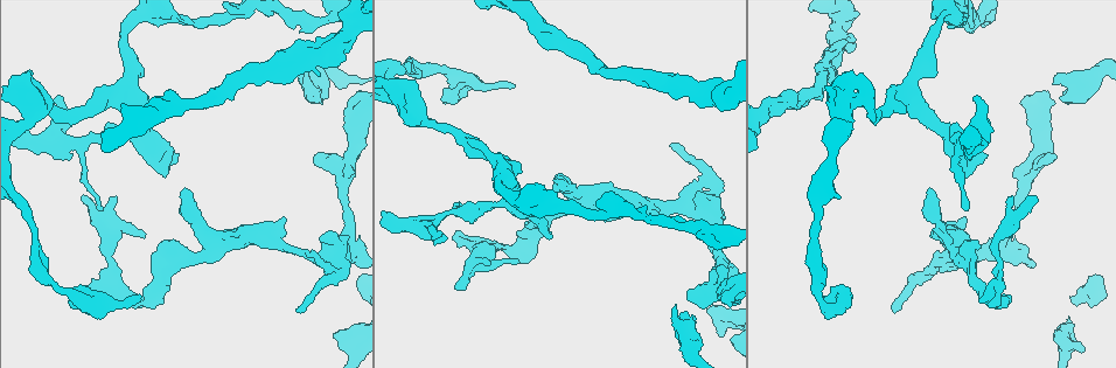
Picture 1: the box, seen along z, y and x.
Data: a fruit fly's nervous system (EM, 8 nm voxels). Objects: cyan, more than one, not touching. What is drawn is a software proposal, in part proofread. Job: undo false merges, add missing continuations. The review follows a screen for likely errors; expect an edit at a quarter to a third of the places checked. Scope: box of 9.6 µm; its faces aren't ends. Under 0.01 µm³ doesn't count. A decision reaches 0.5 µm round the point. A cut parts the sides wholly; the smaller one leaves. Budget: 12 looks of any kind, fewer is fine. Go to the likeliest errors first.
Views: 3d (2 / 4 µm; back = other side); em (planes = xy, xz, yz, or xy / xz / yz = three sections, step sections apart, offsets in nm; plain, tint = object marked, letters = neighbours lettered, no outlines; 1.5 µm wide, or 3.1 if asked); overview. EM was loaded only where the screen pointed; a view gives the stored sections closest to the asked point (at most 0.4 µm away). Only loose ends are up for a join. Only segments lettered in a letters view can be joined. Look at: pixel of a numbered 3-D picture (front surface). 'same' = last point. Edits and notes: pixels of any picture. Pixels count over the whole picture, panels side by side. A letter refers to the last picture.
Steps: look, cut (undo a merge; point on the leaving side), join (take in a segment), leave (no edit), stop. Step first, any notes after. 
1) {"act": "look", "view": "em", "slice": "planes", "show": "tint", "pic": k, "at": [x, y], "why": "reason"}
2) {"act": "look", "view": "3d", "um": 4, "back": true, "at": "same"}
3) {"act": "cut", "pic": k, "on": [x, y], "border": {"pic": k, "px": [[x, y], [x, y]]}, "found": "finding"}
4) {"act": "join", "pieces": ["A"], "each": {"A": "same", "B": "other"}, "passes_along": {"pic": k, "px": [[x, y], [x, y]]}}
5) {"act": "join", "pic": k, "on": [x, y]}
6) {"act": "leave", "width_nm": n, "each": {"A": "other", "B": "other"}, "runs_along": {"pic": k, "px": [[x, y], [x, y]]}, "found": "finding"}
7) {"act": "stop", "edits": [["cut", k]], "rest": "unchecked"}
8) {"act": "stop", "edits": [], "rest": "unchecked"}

{"act": "look", "view": "3d", "um": 2, "back": true, "pic": 1, "at": [300, 83], "why": "branch stops here"}

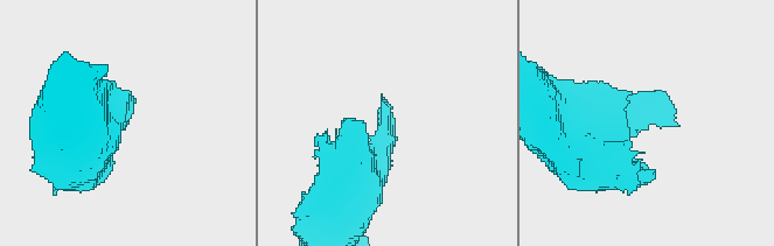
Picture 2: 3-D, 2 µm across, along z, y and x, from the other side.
{"act": "look", "view": "em", "slice": "planes", "show": "letters", "pic": 2, "at": [381, 99], "why": "need the tissue"}

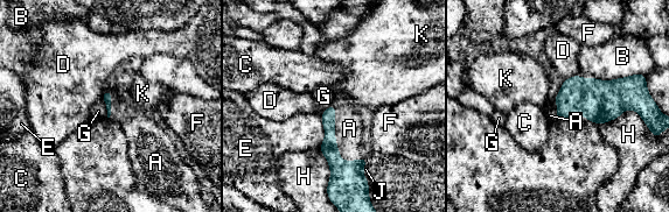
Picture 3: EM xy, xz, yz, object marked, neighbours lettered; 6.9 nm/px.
{"act": "join", "pieces": ["A"], "each": {"A": "same", "B": "other", "C": "other", "D": "other", "E": "other", "F": "other", "G": "other", "H": "other", "J": "other", "K": "other"}, "passes_along": {"pic": 3, "px": [[347, 177], [336, 143], [349, 128]]}, "found": "the cell continues"}

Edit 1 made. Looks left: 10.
{"act": "look", "view": "overview"}

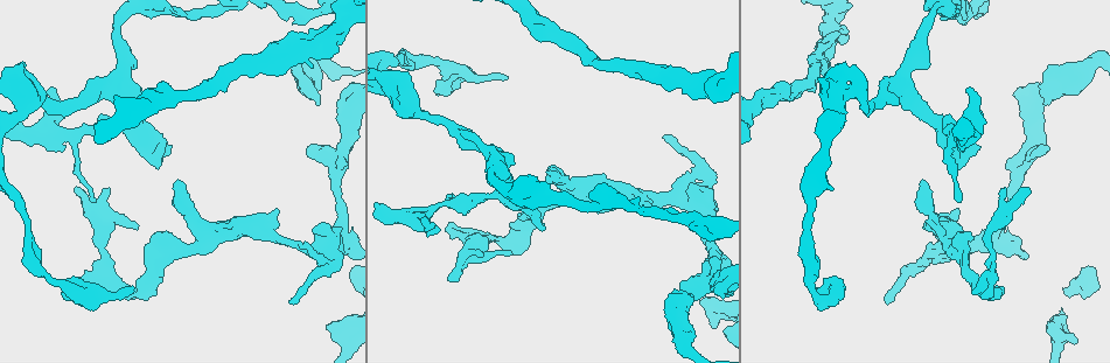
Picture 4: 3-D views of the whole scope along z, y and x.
{"act": "look", "view": "em", "slice": "planes", "show": "tint", "pic": 4, "at": [830, 278], "why": "an open end"}

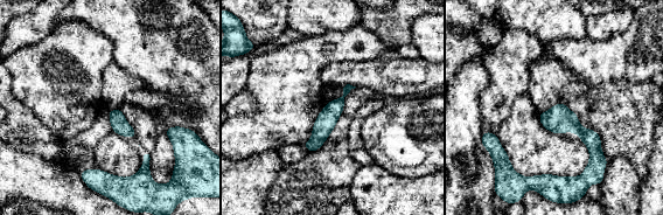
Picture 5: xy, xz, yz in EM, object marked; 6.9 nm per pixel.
{"act": "look", "view": "em", "slice": "planes", "show": "letters", "at": "same"}

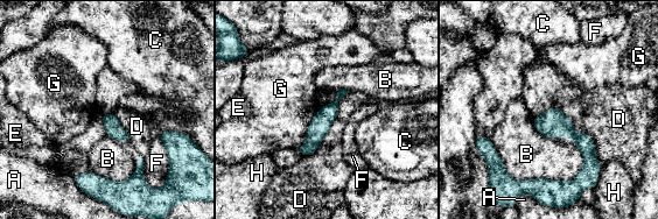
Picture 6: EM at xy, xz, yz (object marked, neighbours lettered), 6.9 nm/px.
{"act": "leave", "each": {"A": "other", "B": "other", "C": "other", "D": "other", "E": "other", "F": "other", "G": "other", "H": "other"}, "border": {"pic": 6, "px": [[321, 107], [305, 142], [296, 148]]}, "found": "none of them fits"}

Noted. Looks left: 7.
{"act": "look", "view": "3d", "um": 2, "back": true, "pic": 4, "at": [92, 200], "why": "an open end"}

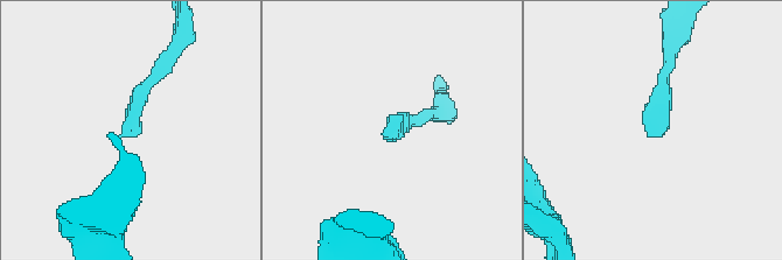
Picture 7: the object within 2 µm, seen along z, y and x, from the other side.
{"act": "look", "view": "em", "um": 3.1, "slice": "xz", "step": 8, "show": "tint", "pic": 7, "at": [392, 130], "why": "now the EM"}

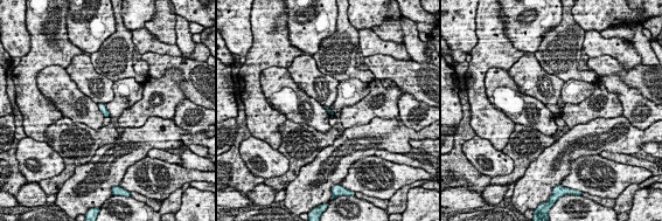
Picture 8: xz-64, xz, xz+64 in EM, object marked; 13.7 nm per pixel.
{"act": "look", "view": "em", "um": 3.1, "slice": "xy", "step": 16, "show": "letters", "at": "same", "why": "cut it another way"}

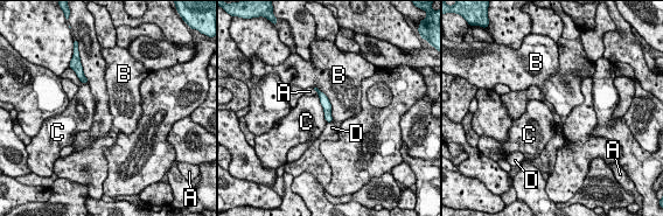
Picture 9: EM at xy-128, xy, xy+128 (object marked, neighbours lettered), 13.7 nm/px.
{"act": "leave", "width_nm": 130, "each": {"A": "other", "B": "other", "C": "other", "D": "other"}, "runs_along": {"pic": 9, "px": [[321, 95], [329, 118]]}, "found": "no lettered segment goes on from it"}

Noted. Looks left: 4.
{"act": "look", "view": "em", "slice": "planes", "show": "letters", "pic": 4, "at": [327, 325], "why": "free end"}

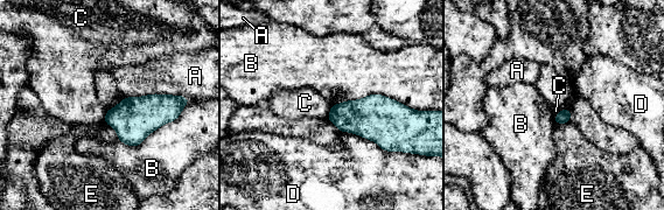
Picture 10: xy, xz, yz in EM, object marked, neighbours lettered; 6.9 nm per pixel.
{"act": "leave", "each": {"A": "other", "B": "other", "C": "other", "D": "other", "E": "other"}, "found": "no lettered segment goes on from it"}

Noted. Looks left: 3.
{"act": "look", "view": "em", "slice": "planes", "show": "letters", "pic": 4, "at": [317, 230], "why": "branch stops here"}

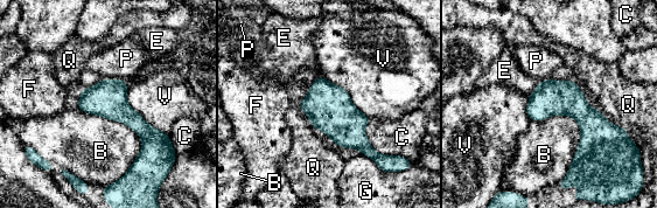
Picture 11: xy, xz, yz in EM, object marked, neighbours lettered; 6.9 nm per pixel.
{"act": "leave", "each": {"B": "other", "C": "other", "E": "other", "F": "other", "G": "other", "P": "other", "Q": "other", "V": "other"}, "border": {"pic": 11, "px": [[77, 106], [141, 140], [114, 182]]}, "found": "none of them fits"}

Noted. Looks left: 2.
{"act": "stop", "edits": [["join", 3]], "rest": "unchecked"}

